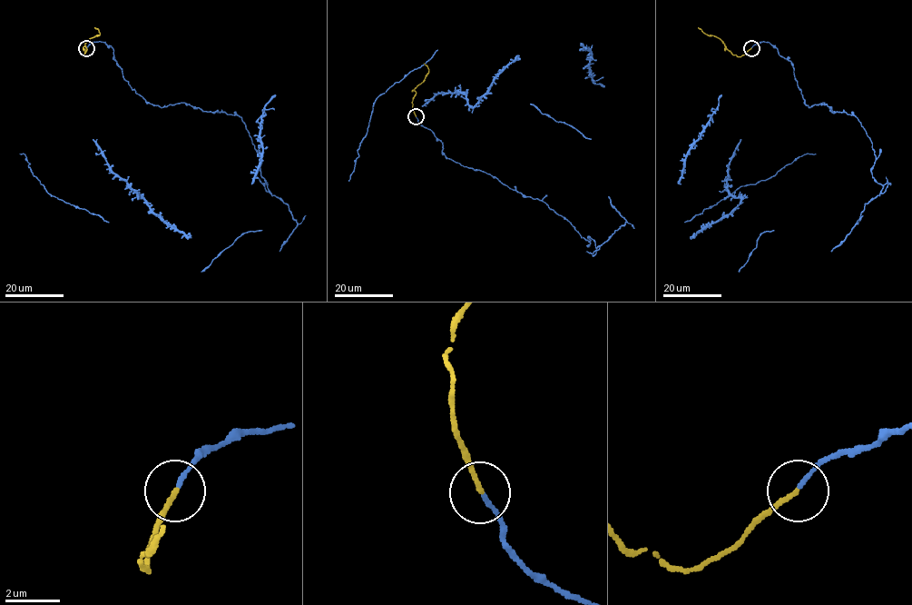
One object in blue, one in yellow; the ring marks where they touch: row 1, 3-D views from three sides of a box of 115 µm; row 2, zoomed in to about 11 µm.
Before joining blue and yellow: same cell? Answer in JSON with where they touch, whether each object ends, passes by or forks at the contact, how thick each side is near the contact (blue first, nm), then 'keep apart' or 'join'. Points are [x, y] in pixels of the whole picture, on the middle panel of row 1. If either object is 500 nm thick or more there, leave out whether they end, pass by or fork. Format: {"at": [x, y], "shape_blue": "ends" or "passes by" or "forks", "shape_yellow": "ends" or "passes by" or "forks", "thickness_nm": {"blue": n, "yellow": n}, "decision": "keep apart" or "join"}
{"at": [416, 116], "shape_blue": "ends", "shape_yellow": "ends", "thickness_nm": {"blue": 150, "yellow": 140}, "decision": "join"}

